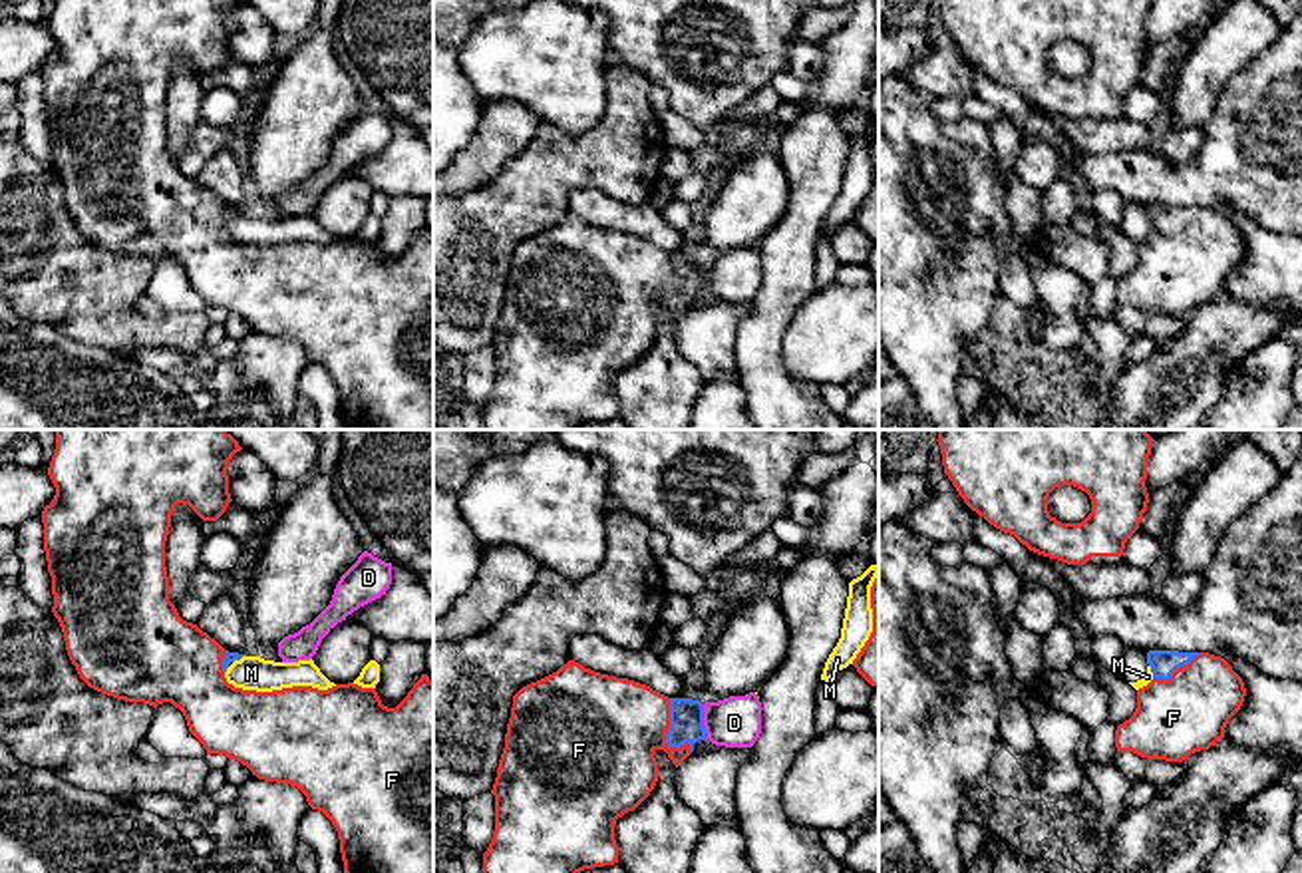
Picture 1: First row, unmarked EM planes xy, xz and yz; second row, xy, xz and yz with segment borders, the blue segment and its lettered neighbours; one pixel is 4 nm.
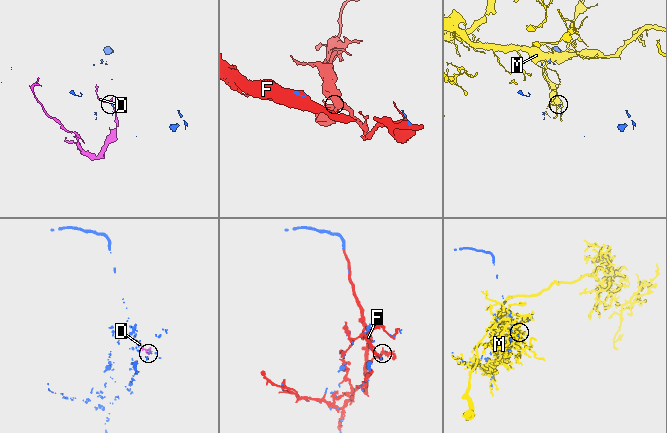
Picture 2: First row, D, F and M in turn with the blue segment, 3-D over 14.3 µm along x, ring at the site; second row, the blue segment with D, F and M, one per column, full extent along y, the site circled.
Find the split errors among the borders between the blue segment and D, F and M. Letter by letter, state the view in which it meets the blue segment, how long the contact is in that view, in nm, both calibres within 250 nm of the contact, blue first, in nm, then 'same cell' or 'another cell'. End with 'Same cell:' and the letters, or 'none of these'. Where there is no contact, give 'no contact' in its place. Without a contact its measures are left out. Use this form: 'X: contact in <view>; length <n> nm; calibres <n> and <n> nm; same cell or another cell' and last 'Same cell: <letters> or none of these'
D: contact in xz; length 150 nm; calibres 140 and 200 nm; another cell
F: contact in xz; length 240 nm; calibres 140 and 440 nm; same cell
M: contact in xy; length 70 nm; calibres 50 and 140 nm; another cell
Same cell: F

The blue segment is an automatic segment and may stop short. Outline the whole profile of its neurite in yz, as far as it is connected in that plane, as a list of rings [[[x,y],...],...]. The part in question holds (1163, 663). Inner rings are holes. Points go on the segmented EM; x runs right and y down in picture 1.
[[[1149,650],[1153,680],[1137,690],[1137,708],[1115,730],[1117,752],[1183,762],[1224,738],[1246,688],[1232,666],[1209,652]]]

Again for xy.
[[[56,430],[56,449],[48,467],[48,475],[56,487],[56,495],[42,511],[44,551],[48,573],[52,577],[54,607],[66,650],[80,678],[93,690],[125,702],[143,702],[157,706],[171,702],[187,720],[189,732],[203,744],[207,754],[225,754],[246,766],[252,776],[264,782],[296,786],[312,809],[322,811],[338,831],[344,873],[433,873],[433,682],[427,674],[413,684],[407,696],[396,706],[382,704],[376,688],[362,688],[354,682],[336,684],[328,690],[312,686],[292,686],[272,692],[256,692],[235,688],[227,682],[225,672],[231,662],[246,654],[225,650],[215,638],[197,624],[179,616],[169,601],[169,577],[165,567],[165,541],[171,527],[171,515],[177,503],[189,505],[203,521],[217,521],[229,507],[229,461],[243,447],[227,430]]]

